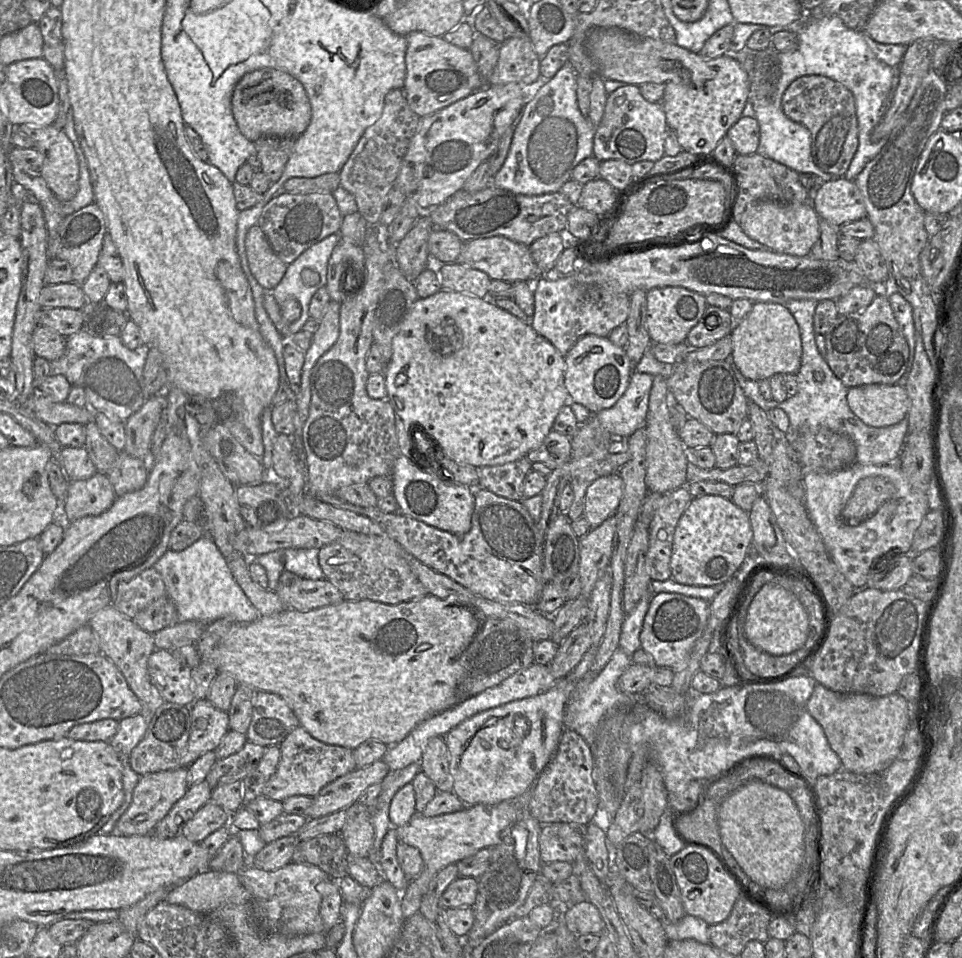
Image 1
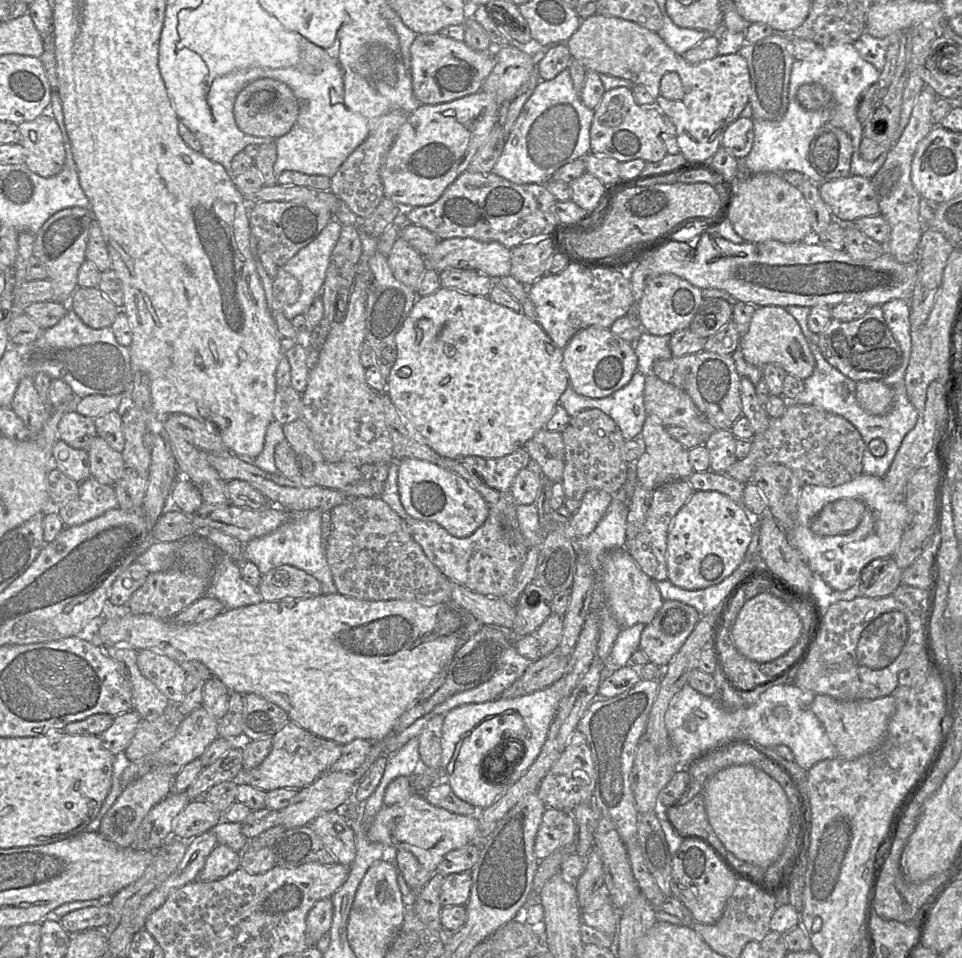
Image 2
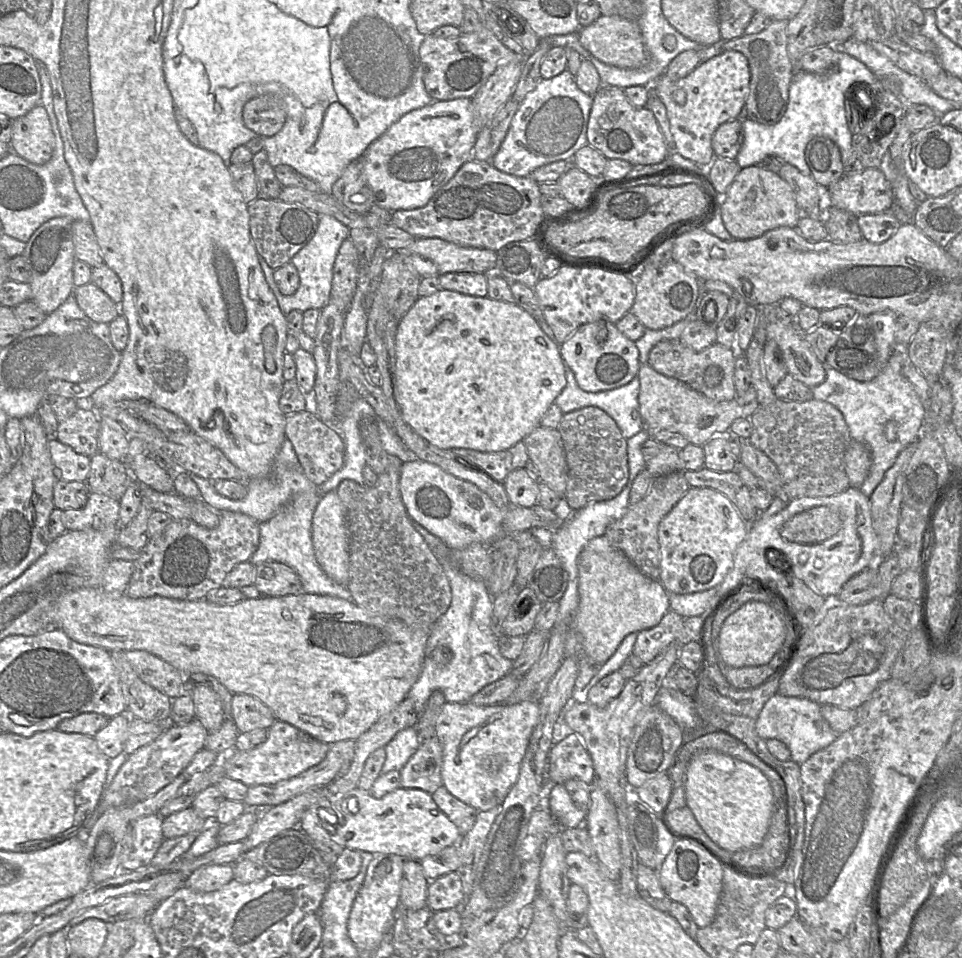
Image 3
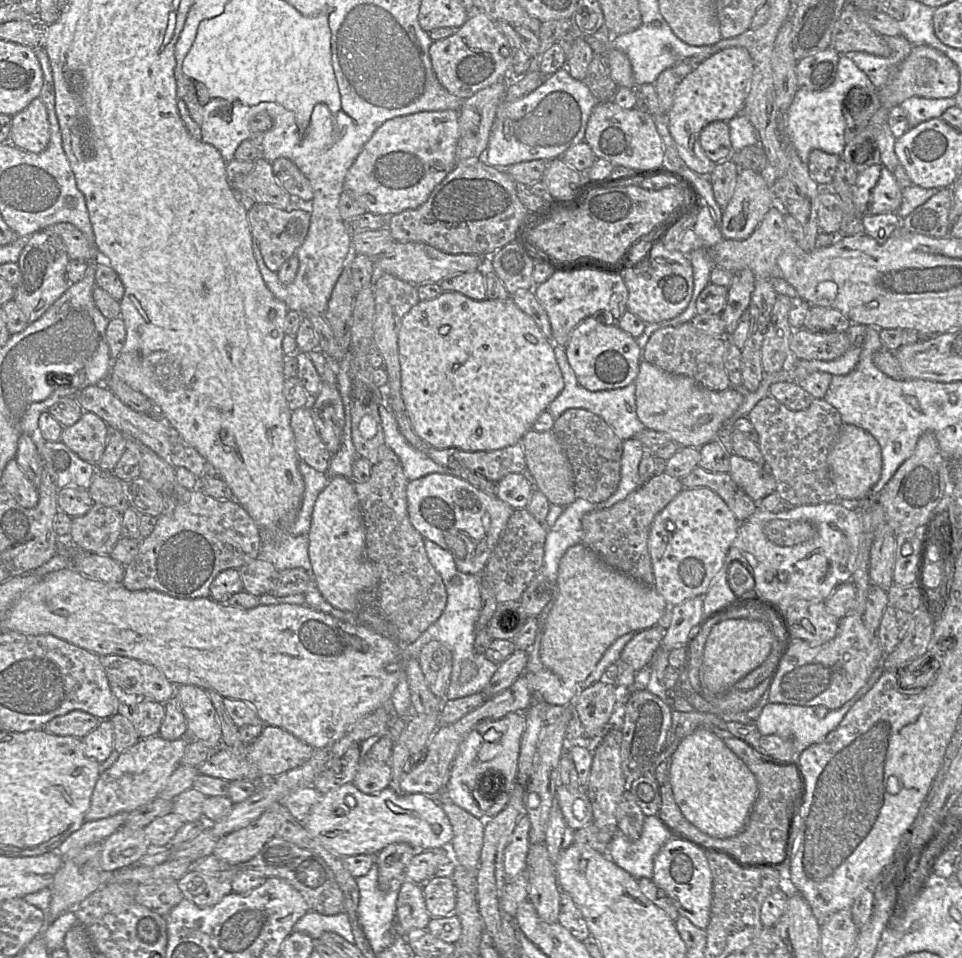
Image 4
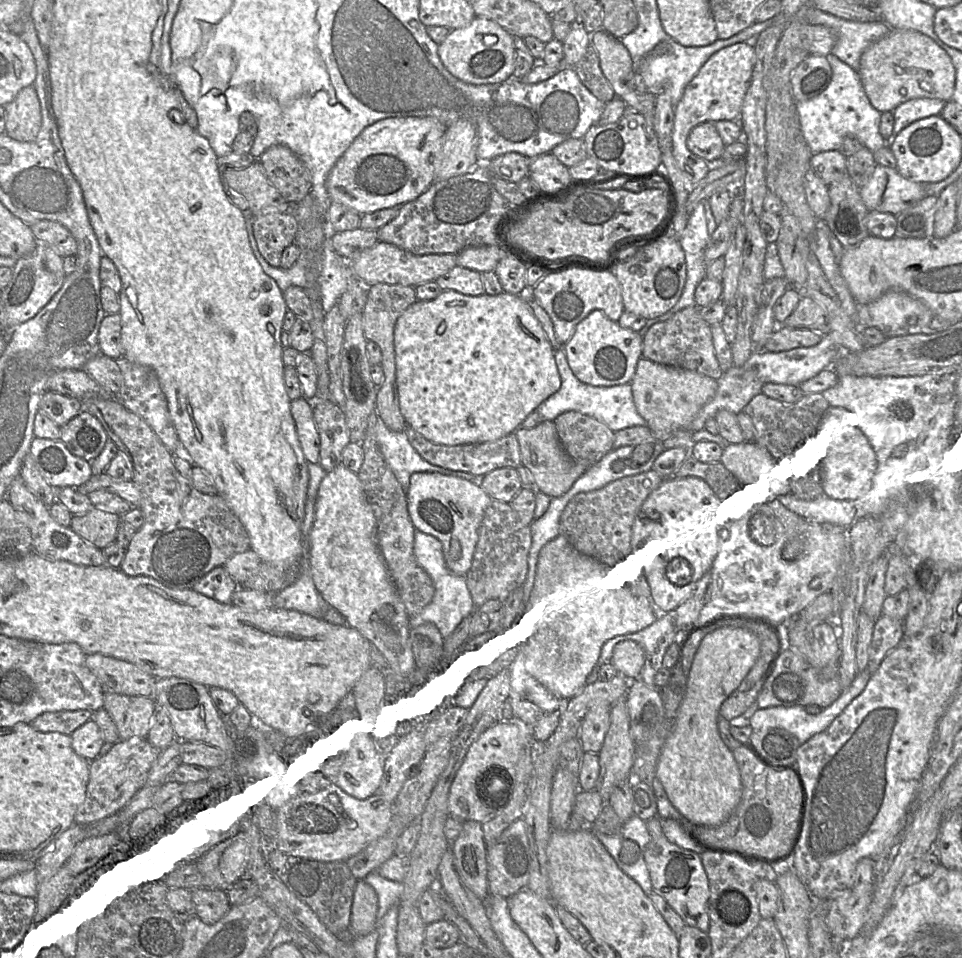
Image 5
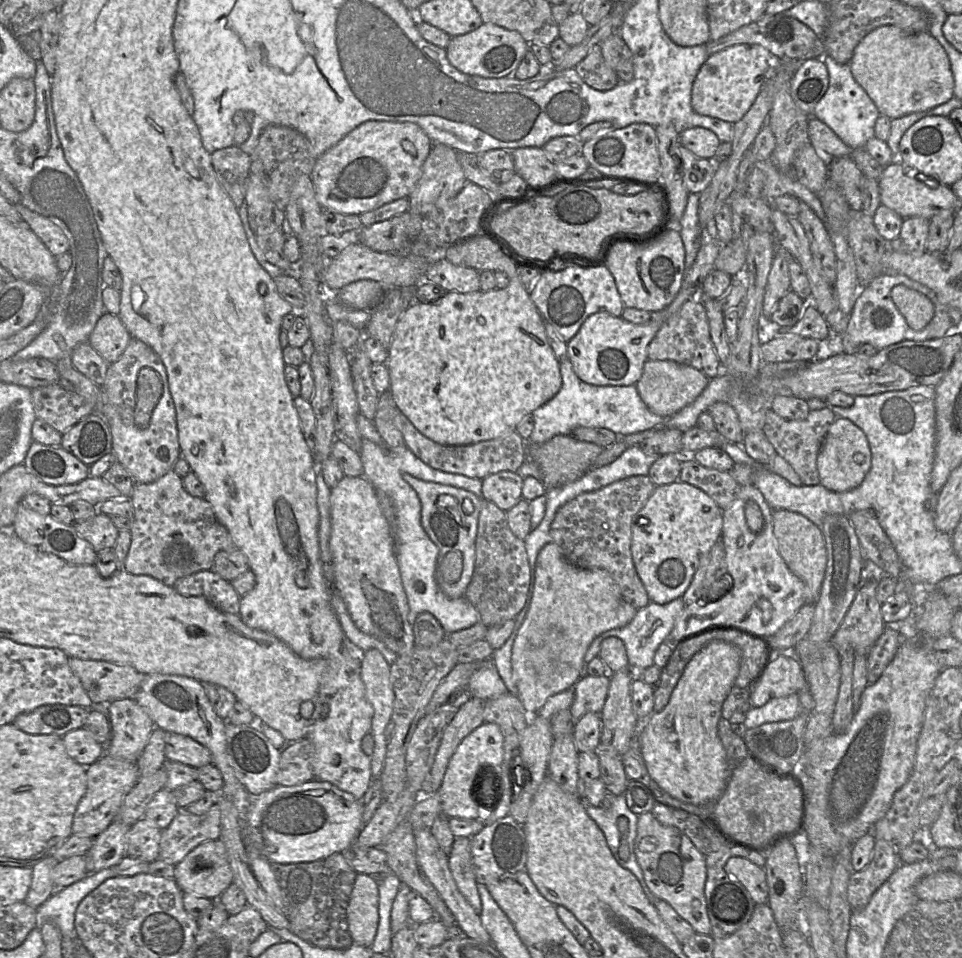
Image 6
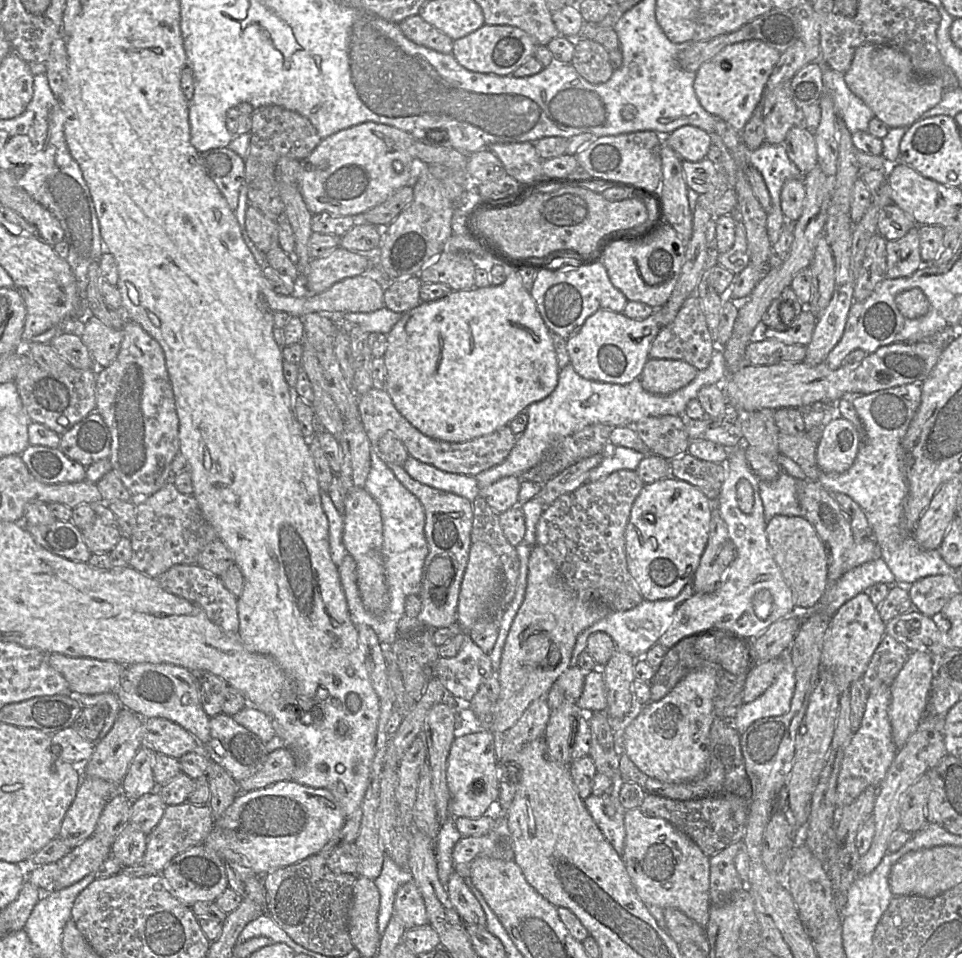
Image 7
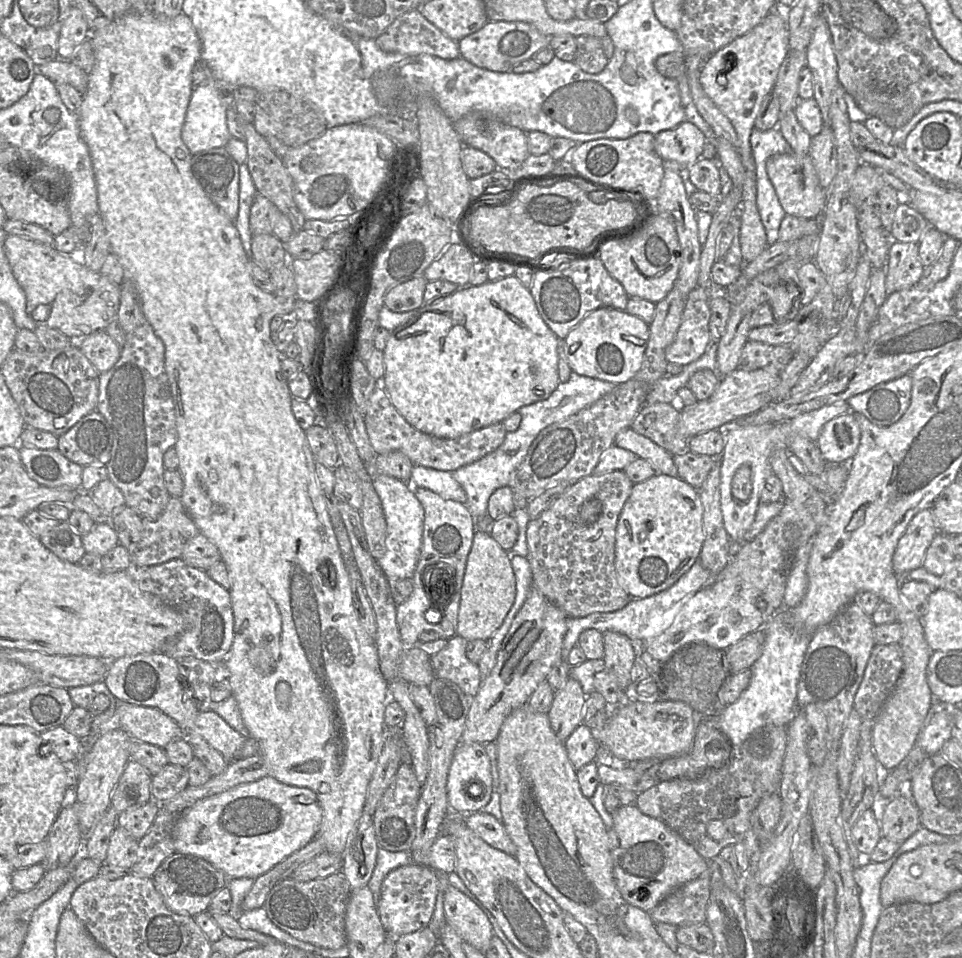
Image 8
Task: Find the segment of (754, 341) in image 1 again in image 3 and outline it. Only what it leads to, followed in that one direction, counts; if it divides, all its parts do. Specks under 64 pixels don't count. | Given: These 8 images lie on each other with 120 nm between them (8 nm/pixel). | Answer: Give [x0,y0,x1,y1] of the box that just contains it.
[766,315,826,388]

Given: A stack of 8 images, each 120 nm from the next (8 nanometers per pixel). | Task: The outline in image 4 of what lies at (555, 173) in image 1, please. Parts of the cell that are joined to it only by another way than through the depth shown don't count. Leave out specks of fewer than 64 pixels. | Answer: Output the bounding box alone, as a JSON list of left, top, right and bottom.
[485,68,597,169]

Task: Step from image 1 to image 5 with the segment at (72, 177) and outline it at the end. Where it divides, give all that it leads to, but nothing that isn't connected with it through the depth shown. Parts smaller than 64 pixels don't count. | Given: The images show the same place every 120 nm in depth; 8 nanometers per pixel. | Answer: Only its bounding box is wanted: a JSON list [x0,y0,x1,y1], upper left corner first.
[4,86,42,142]

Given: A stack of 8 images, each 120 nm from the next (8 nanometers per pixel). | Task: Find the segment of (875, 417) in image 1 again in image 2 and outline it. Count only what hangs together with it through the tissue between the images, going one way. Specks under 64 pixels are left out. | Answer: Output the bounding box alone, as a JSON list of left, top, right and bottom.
[855,380,893,415]

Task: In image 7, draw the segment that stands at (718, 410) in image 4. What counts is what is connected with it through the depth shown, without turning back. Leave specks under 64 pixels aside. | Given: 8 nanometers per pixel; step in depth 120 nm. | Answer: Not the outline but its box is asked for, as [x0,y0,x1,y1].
[639,358,697,395]

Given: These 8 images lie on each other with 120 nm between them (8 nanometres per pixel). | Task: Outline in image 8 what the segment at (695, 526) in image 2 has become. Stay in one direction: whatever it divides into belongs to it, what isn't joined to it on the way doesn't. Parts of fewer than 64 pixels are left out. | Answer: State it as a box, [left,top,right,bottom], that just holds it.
[615,474,705,599]

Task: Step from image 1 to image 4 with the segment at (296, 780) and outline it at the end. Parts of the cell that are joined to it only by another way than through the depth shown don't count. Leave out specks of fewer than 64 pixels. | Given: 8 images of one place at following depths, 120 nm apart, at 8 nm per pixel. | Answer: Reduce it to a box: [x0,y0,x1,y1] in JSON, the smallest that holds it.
[197,725,314,782]

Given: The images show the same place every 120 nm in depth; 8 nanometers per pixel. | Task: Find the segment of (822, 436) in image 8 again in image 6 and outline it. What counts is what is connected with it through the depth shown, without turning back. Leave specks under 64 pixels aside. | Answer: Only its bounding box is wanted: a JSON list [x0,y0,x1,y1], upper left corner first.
[817,417,871,493]

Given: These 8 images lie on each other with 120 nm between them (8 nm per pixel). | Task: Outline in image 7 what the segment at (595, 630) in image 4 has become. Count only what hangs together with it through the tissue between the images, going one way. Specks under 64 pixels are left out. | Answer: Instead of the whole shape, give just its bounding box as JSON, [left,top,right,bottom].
[491,544,611,732]

